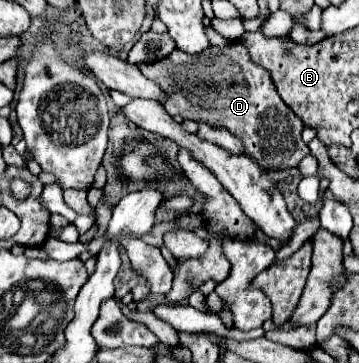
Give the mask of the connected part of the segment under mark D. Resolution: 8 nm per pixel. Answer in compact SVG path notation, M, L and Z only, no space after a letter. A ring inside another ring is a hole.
M238 40L230 42L226 48L212 46L198 56L174 50L166 60L146 64L146 68L140 70L146 78L170 92L170 100L164 104L170 116L180 114L186 120L228 130L242 140L244 154L266 170L294 168L306 154L310 154L308 144L302 140L302 120L282 102L274 90L270 74L250 62L246 48L242 48Z

